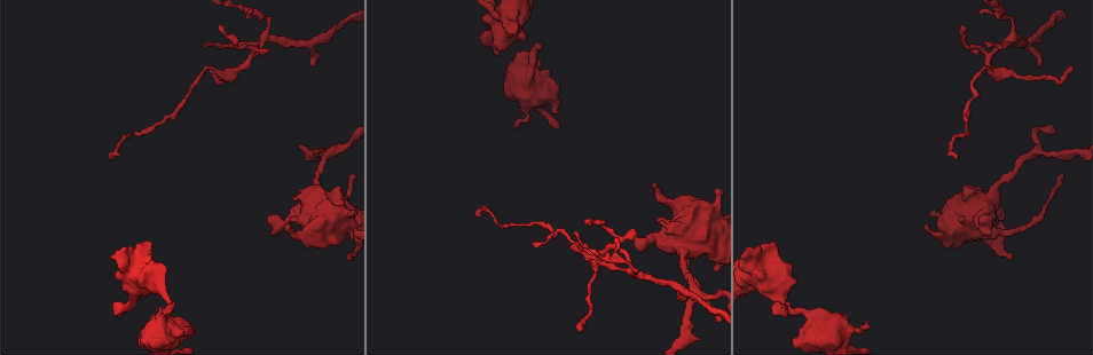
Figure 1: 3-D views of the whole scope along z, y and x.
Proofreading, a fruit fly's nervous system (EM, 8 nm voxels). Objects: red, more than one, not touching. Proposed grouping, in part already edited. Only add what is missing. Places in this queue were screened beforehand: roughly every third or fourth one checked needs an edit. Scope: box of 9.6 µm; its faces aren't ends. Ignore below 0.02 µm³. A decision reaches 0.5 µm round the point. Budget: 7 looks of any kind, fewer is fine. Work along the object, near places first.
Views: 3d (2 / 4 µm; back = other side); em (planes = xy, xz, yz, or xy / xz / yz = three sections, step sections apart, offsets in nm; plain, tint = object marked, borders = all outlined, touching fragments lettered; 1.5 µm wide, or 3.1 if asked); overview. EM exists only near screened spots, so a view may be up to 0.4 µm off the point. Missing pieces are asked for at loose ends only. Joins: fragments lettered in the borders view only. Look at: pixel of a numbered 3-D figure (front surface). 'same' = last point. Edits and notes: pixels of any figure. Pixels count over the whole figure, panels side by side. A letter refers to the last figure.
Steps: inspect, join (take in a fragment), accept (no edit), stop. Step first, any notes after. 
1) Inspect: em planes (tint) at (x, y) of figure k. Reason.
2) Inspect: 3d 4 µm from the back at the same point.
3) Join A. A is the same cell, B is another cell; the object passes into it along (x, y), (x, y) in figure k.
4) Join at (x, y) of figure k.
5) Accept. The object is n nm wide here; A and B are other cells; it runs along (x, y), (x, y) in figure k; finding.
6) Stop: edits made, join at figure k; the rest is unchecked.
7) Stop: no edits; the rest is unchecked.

Inspect: em planes (borders) at (962, 30) of figure 1. Thin end.

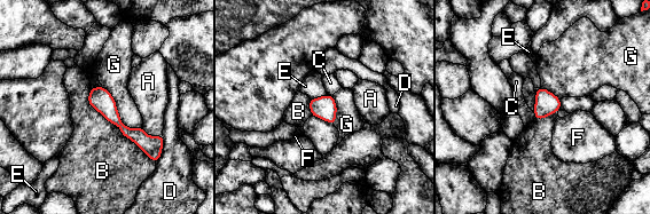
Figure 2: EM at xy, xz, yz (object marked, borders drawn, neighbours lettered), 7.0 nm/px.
Accept. The object is 160 nm wide here; A, B, C, D, E, F and G are other cells; a border runs along (89, 88), (88, 103), (155, 163) in figure 2; none of them fits.

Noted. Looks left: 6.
Inspect: em xy step 8 (tint) at (109, 159) of figure 1. Long arm stops here.

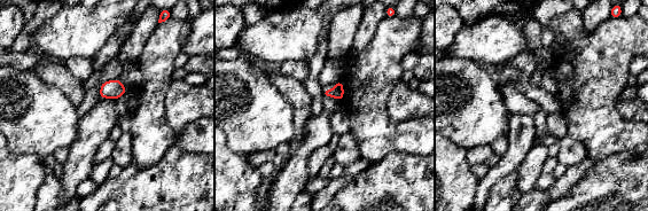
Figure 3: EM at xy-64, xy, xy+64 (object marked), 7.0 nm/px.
Inspect: em planes (borders) at the same point. Cut it another way.

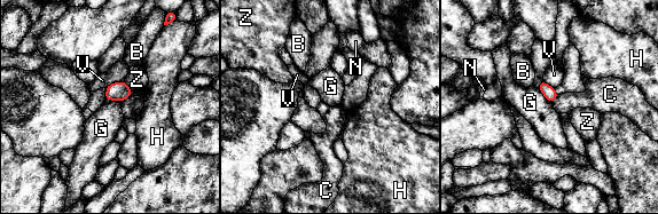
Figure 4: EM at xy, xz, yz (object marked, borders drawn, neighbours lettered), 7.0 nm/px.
Accept. B, C, G, H, N, V and Z are other cells; a border runs along (538, 89), (551, 104) in figure 4; no lettered fragment goes on from it.

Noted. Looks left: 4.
Inspect: em planes (borders) at (983, 234) of figure 1. An open end.

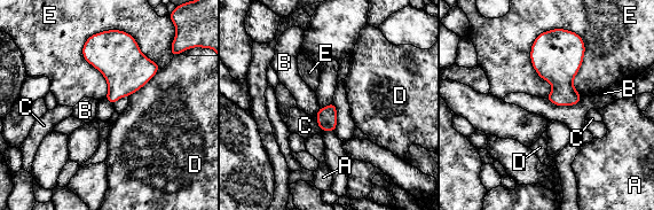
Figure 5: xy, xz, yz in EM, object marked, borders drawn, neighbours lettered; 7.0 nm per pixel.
Accept. A, B, C, D and E are other cells; a border runs along (542, 31), (581, 37), (581, 96) in figure 5; none of them fits.

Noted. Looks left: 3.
Stop: no edits; the rest is unchecked.

